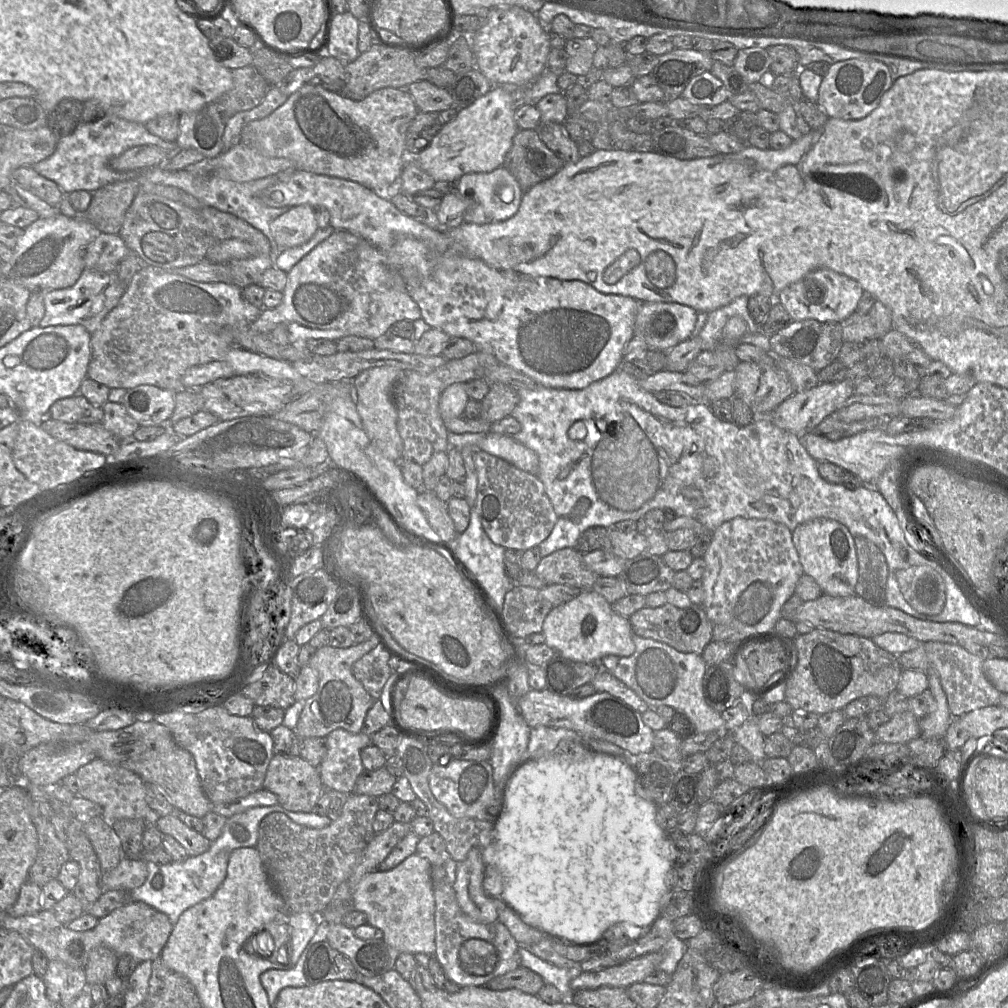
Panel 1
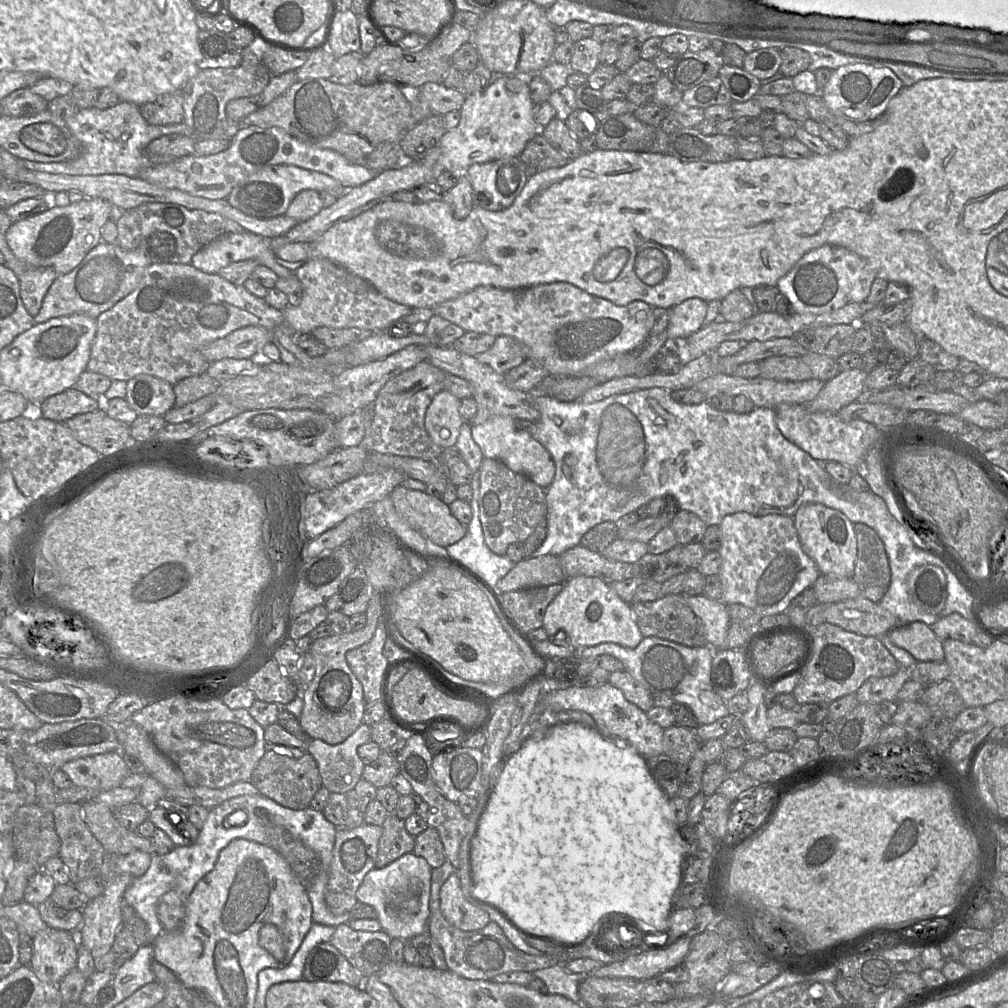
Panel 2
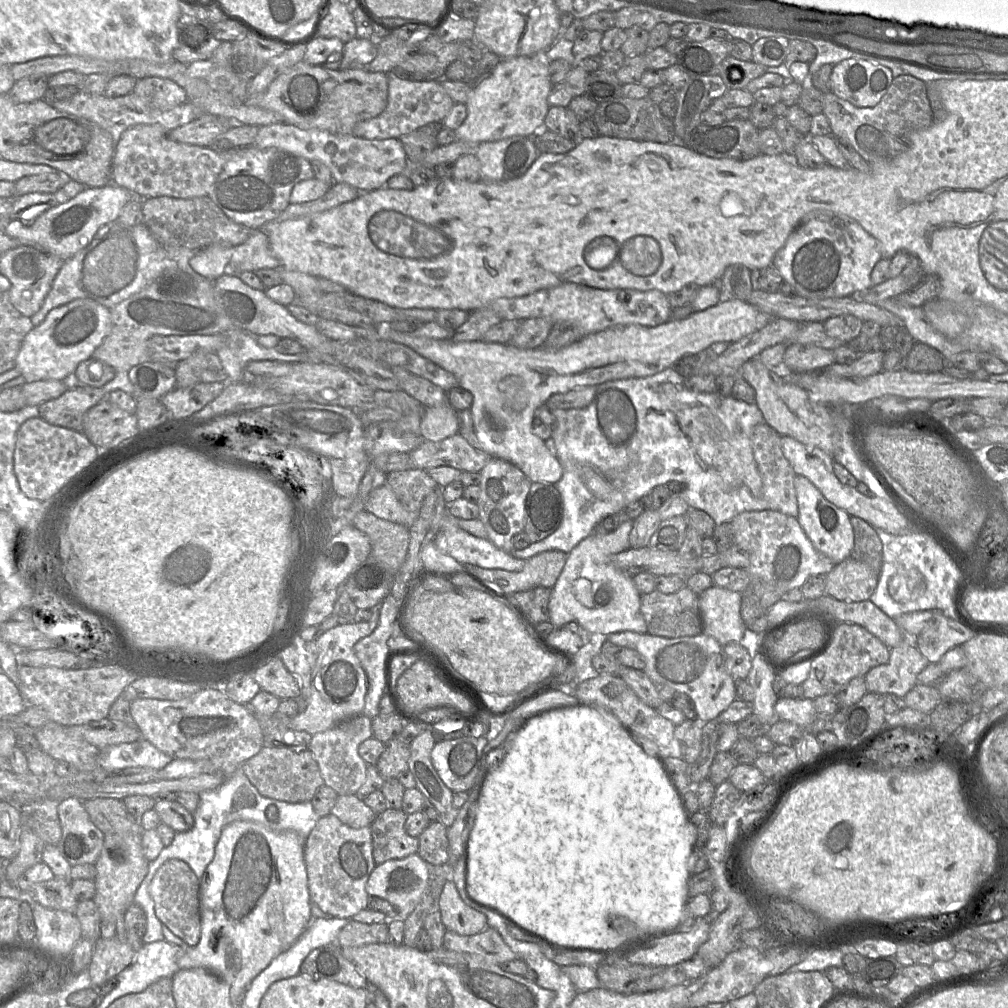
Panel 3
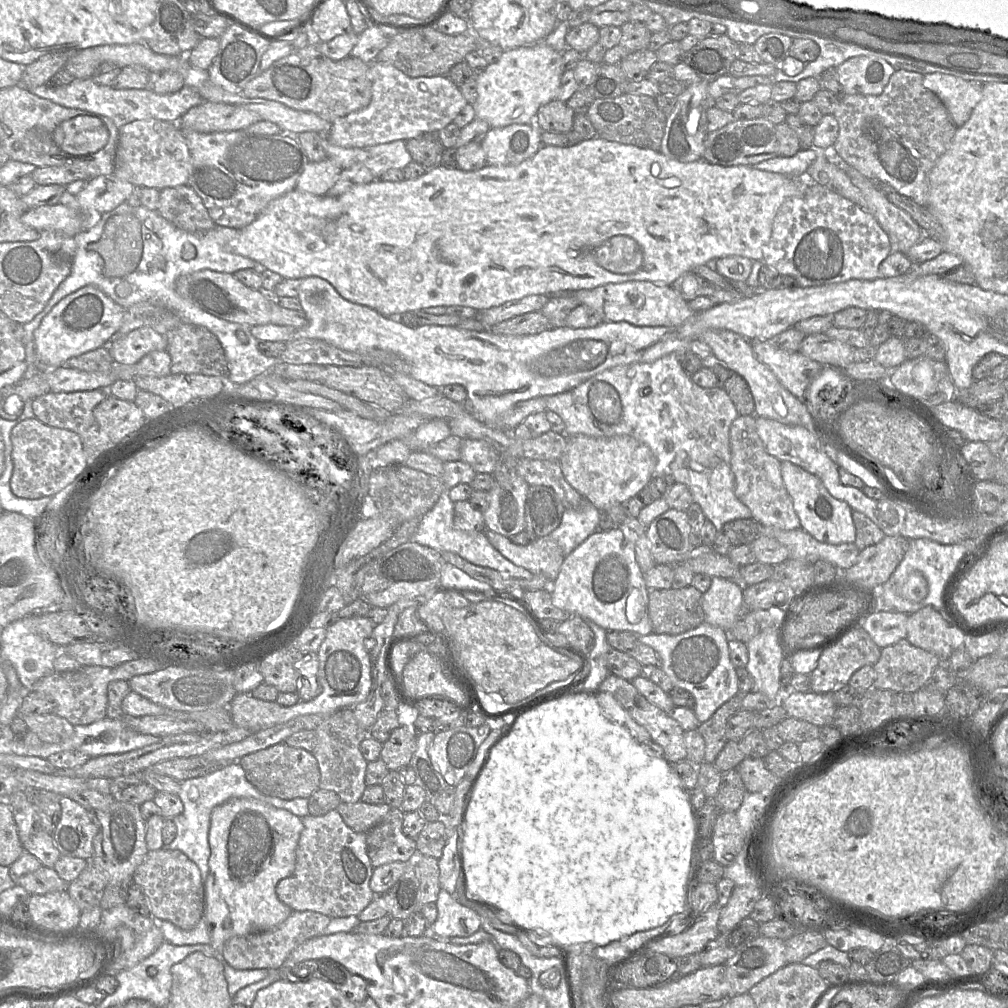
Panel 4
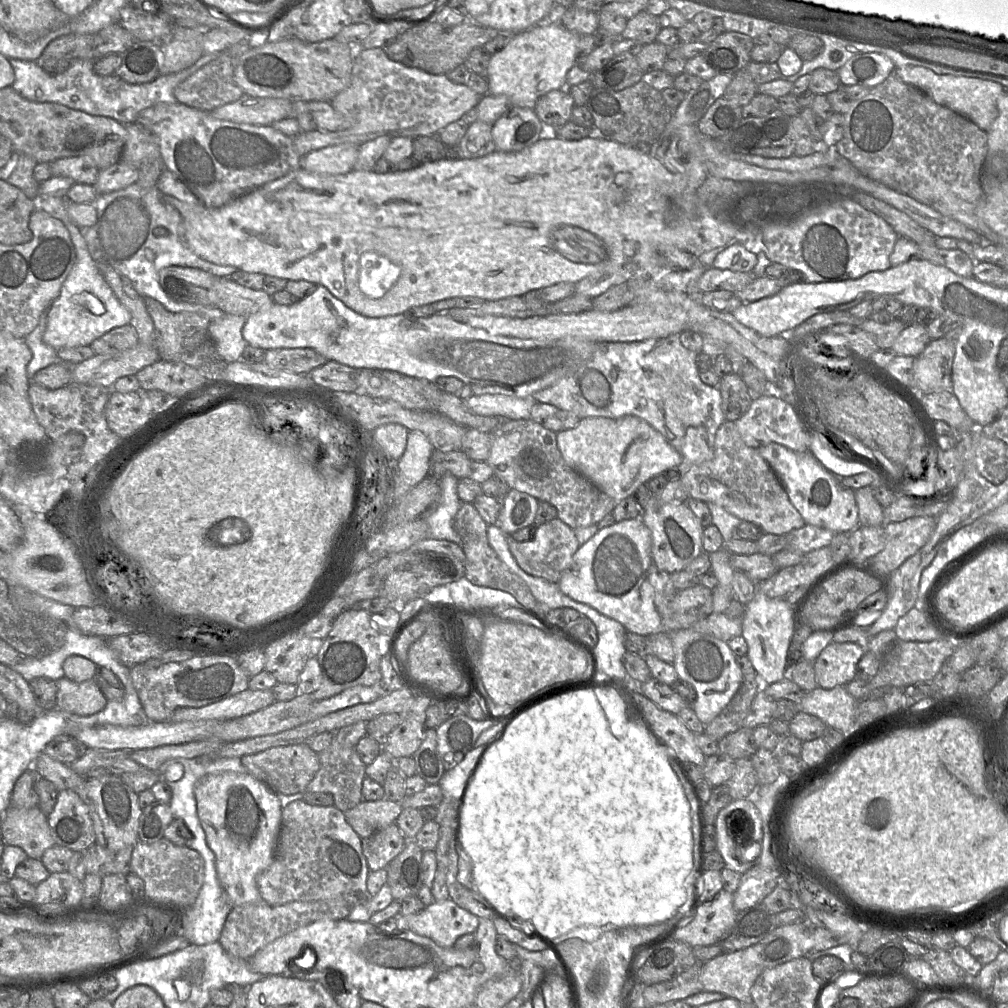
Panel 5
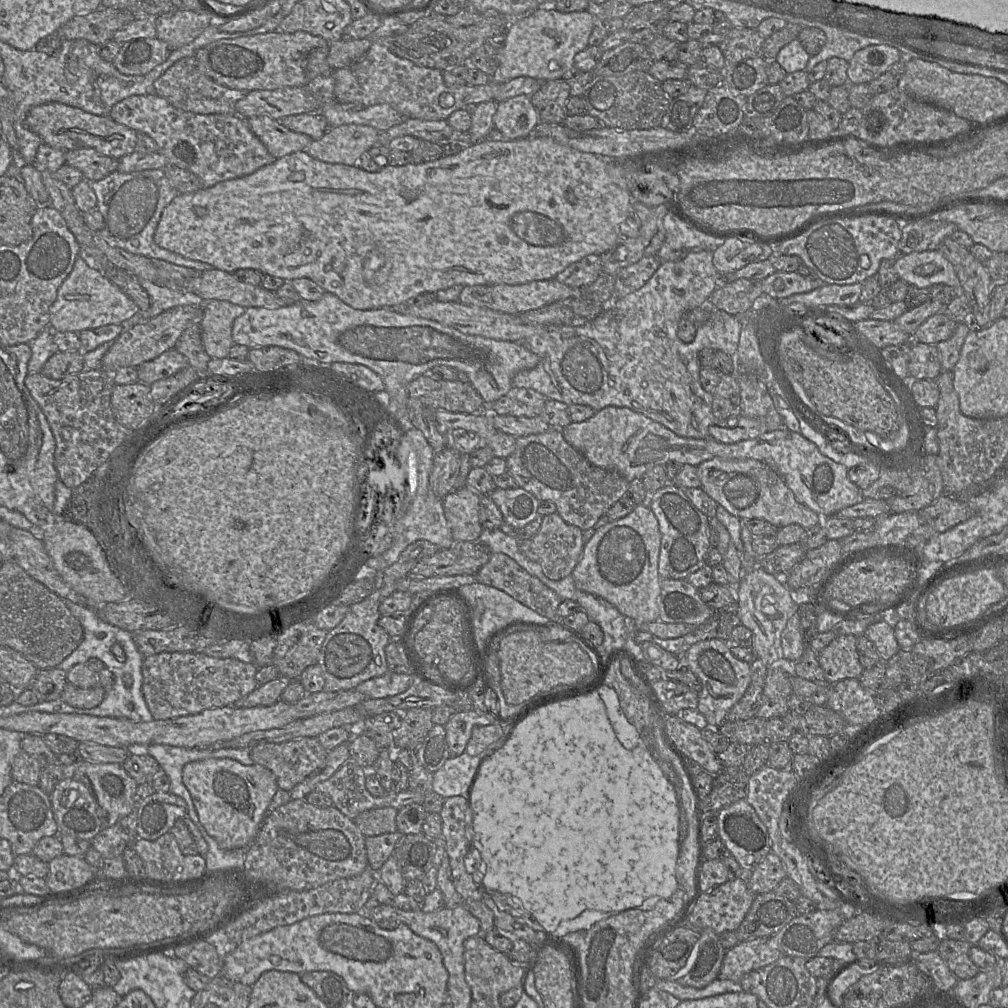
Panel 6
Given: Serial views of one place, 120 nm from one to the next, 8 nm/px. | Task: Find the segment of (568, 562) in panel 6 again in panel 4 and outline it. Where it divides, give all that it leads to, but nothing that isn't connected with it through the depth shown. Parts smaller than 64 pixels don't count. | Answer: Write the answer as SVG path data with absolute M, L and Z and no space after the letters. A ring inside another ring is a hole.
M486 529L484 531L491 545L513 564L555 581L565 555L558 543L549 535L537 538L528 545L518 545L509 537Z

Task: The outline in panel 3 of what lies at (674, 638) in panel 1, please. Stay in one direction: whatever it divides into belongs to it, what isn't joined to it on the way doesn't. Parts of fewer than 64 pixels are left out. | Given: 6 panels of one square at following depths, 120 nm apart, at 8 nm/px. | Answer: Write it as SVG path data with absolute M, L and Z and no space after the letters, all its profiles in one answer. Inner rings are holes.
M686 585L670 594L655 589L641 595L640 610L651 635L679 638L702 632L698 595Z

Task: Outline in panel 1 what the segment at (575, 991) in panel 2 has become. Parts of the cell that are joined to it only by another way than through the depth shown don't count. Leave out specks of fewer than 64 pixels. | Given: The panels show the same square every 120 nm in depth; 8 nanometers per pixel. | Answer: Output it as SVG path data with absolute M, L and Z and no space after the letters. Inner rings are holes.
M520 946L519 954L522 967L526 967L541 976L545 984L556 987L562 994L564 1001L572 1000L575 992L570 986L571 980L575 974L582 971L575 972L555 966L533 955L528 951L527 947Z

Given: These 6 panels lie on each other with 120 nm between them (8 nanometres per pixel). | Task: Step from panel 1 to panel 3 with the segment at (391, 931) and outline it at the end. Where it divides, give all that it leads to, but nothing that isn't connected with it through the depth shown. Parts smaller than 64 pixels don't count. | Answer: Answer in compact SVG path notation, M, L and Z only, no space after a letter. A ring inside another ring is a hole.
M415 853L402 859L388 860L376 865L366 883L369 896L387 900L397 911L400 920L405 921L421 902L429 887L430 865Z

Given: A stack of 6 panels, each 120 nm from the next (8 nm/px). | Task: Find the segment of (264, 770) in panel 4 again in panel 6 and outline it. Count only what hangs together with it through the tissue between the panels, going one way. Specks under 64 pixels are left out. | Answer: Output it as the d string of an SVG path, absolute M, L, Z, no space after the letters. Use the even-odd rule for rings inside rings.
M303 737L280 744L260 743L250 749L254 764L271 770L278 787L289 792L321 767L328 753L317 737Z

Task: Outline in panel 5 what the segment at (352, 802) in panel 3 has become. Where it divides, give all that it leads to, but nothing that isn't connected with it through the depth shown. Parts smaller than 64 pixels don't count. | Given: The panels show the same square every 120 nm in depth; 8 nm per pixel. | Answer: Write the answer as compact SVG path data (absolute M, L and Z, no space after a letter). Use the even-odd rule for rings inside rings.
M382 799L378 801L363 800L354 808L344 812L346 821L361 839L395 823L402 811L399 802Z

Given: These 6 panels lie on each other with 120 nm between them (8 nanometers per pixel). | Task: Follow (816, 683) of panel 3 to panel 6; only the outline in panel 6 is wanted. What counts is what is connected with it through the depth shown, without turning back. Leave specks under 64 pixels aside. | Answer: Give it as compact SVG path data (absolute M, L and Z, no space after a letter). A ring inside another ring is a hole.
M840 635L818 653L826 683L834 684L844 679L860 678L865 669L859 661L857 642L857 636Z

